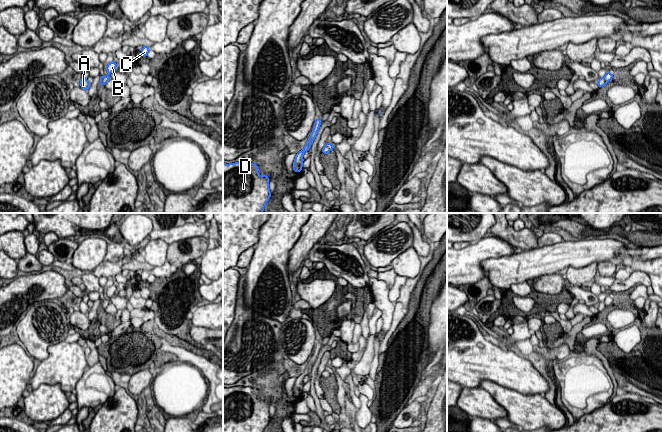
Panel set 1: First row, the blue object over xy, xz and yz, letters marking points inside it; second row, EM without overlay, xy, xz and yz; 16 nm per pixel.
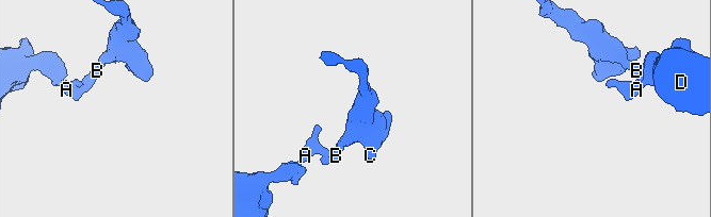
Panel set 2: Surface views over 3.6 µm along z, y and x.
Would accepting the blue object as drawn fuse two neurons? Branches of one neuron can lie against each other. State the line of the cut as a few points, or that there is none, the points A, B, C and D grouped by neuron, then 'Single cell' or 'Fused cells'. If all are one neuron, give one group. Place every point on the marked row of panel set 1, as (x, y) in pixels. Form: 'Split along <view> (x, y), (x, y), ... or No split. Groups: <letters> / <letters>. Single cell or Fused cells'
Split along yz (603, 77), (606, 82). Groups: A D / B C. Fused cells

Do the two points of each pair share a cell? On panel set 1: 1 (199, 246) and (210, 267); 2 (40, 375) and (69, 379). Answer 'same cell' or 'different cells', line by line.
1: different cells
2: same cell

